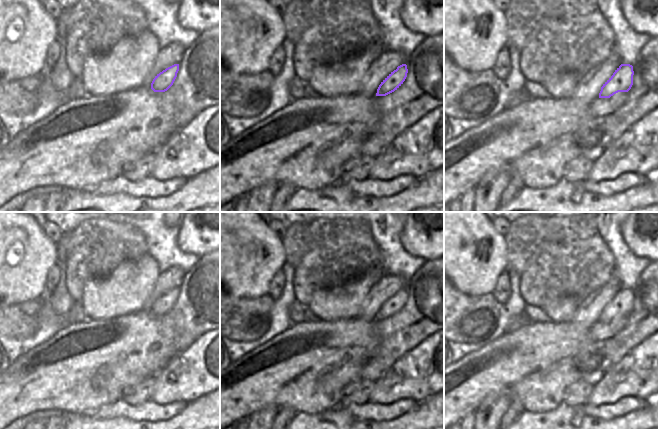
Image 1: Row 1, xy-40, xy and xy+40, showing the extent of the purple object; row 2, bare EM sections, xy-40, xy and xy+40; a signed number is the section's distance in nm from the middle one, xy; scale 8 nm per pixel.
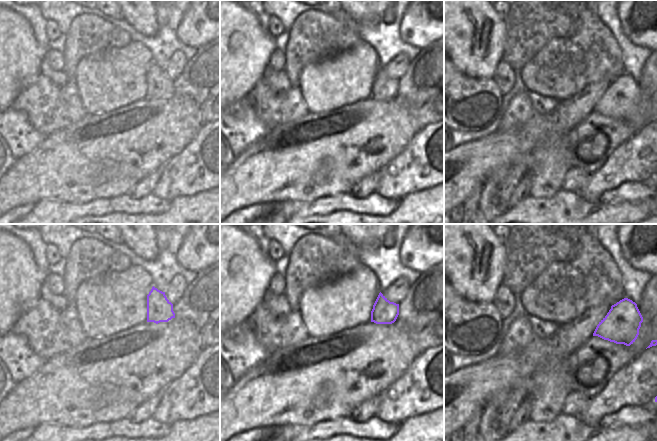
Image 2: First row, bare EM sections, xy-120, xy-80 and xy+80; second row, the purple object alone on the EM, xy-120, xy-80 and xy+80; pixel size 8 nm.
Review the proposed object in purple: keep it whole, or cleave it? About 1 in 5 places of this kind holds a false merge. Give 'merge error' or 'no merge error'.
no merge error

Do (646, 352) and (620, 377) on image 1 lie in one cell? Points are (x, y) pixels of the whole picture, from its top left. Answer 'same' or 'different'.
same

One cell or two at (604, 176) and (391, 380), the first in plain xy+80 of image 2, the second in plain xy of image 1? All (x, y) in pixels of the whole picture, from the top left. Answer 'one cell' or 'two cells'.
one cell

